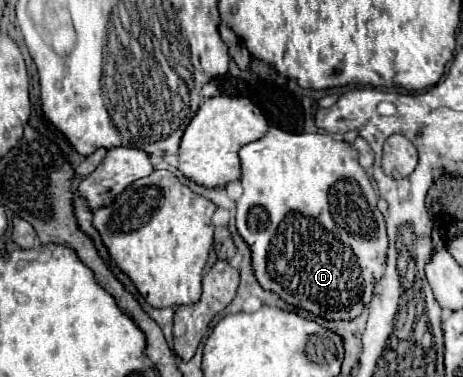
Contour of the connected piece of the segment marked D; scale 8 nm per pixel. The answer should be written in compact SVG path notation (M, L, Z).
M272 127L262 139L248 143L240 149L240 161L242 161L242 197L238 201L238 213L236 213L236 229L240 237L246 241L252 253L252 271L258 285L266 291L276 293L282 297L288 305L294 305L298 309L310 311L312 315L326 319L326 321L352 321L356 319L364 307L370 305L374 297L374 287L382 279L386 269L386 249L388 249L388 235L386 235L386 223L382 213L376 209L376 193L374 187L364 173L364 169L358 163L358 153L352 149L352 145L344 141L334 141L330 135L322 133L286 133L282 129Z

